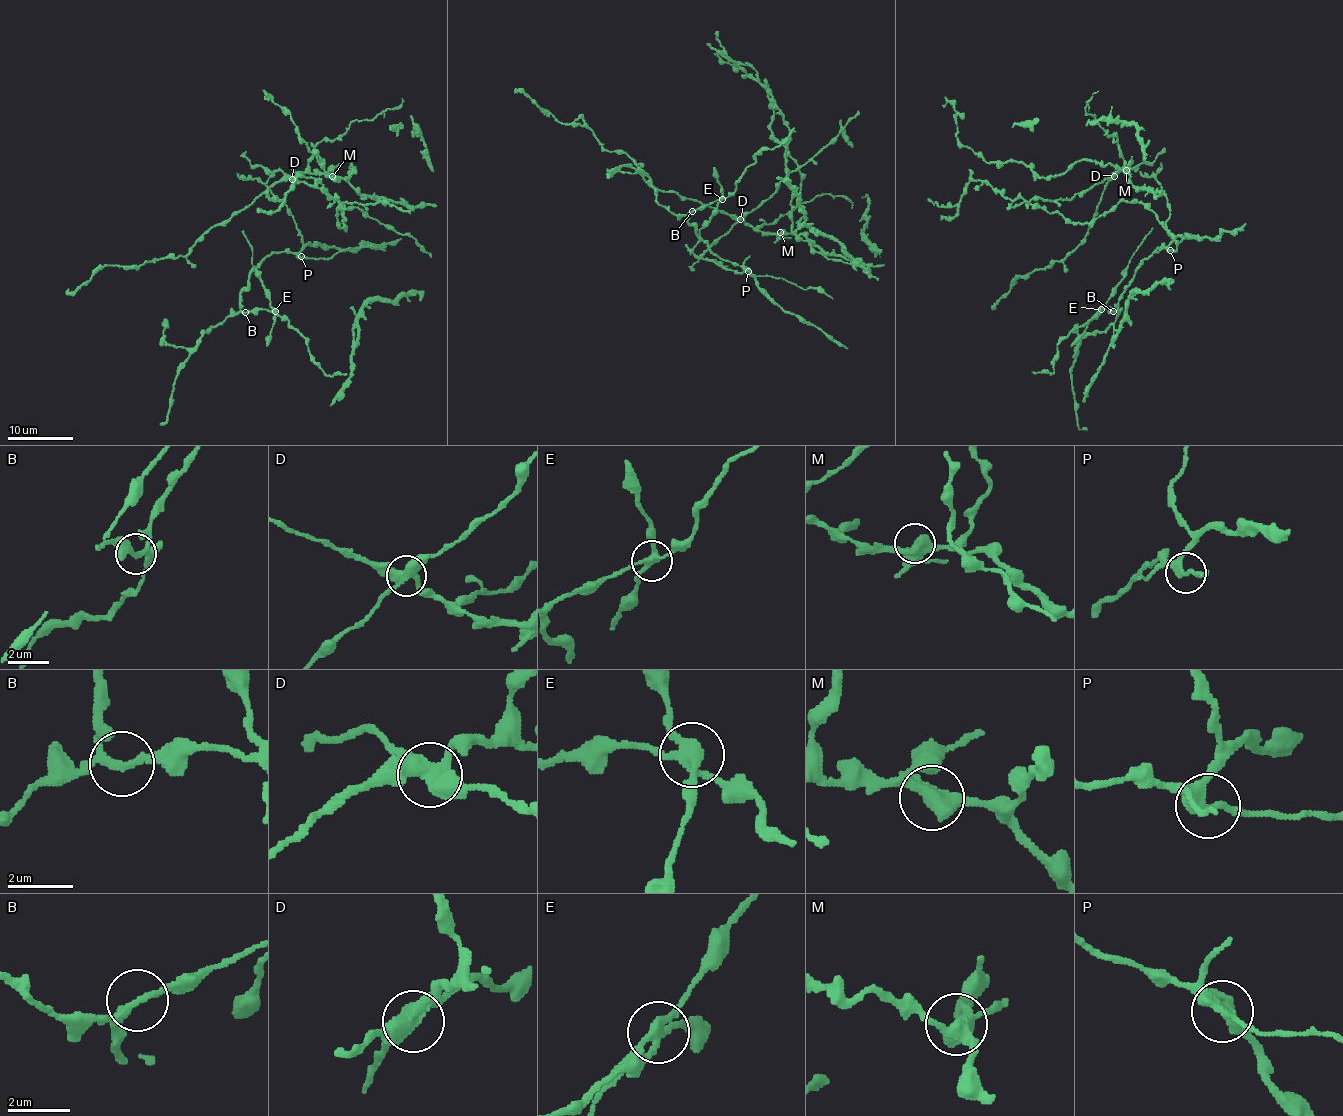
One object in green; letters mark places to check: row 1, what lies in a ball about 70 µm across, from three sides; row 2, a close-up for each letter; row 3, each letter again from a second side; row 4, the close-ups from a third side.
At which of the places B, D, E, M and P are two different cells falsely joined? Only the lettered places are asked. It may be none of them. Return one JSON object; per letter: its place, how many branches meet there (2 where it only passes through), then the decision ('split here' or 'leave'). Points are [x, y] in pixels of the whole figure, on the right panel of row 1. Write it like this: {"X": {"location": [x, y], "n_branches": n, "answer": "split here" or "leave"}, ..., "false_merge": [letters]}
{"B": {"location": [1113, 311], "n_branches": 3, "answer": "leave"}, "D": {"location": [1114, 176], "n_branches": 4, "answer": "split here"}, "E": {"location": [1101, 309], "n_branches": 4, "answer": "split here"}, "M": {"location": [1126, 170], "n_branches": 4, "answer": "leave"}, "P": {"location": [1170, 250], "n_branches": 3, "answer": "split here"}, "false_merge": ["D", "E", "P"]}

